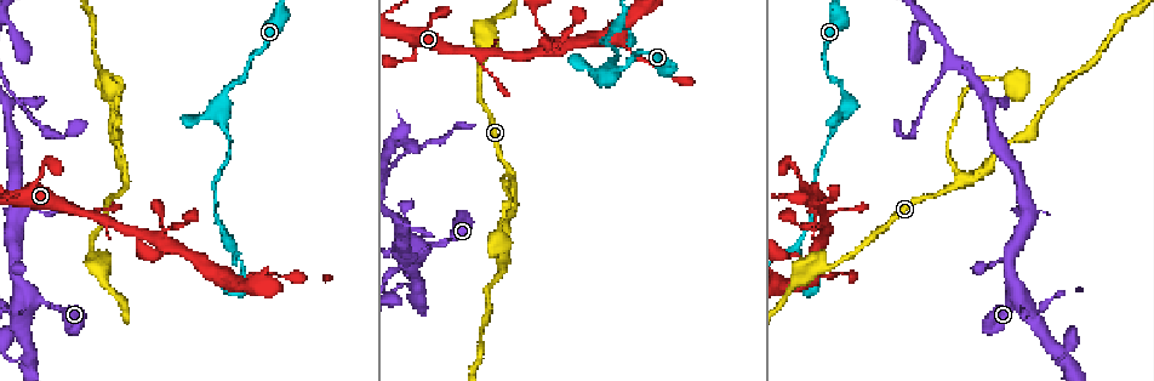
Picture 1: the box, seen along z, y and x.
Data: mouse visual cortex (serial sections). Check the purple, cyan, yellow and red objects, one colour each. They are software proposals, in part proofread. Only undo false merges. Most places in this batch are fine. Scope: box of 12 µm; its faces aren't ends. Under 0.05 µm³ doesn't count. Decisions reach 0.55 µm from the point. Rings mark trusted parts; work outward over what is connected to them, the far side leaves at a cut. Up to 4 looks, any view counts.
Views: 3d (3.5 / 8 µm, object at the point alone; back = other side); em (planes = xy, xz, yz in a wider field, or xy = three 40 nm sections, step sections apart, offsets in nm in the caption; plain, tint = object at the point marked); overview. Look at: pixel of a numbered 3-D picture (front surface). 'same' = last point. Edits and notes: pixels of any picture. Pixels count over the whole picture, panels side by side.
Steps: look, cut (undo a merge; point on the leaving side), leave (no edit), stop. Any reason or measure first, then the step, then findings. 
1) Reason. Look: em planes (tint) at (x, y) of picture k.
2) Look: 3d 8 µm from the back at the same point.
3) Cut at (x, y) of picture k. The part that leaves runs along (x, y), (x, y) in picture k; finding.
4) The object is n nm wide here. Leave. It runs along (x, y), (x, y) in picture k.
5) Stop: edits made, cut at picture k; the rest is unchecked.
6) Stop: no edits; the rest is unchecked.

Small branch off a trunk. Look: 3d 8 µm at (555, 51) of picture 1.

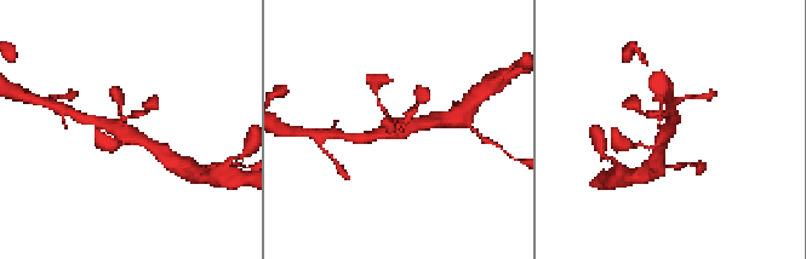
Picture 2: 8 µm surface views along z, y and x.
Need the tissue. Look: em xy step 2 (tint) at (663, 135) of picture 2.

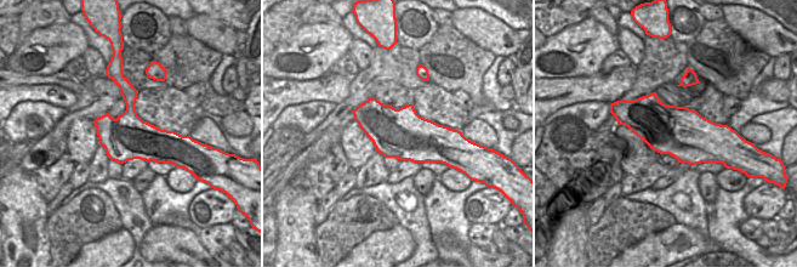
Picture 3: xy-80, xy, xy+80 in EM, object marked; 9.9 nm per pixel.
Leave. It runs along (93, 119), (154, 147) in picture 2; all the same cell.

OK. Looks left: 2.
Calibre changes. Look: 3d 3.5 µm at (227, 132) of picture 1.

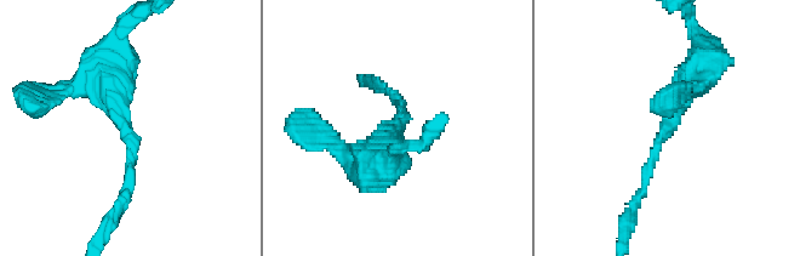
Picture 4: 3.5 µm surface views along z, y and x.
The arms are 150, 450 nm wide. Look: em xy step 5 (tint) at (128, 132) of picture 4.

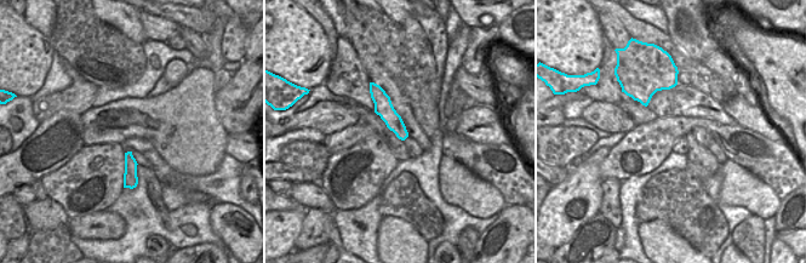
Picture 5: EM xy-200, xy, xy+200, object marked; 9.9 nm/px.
Leave. It runs along (701, 67), (676, 100), (633, 204) in picture 4; continuous, no second cell.

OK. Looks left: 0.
Stop: no edits; the rest is unchecked.

